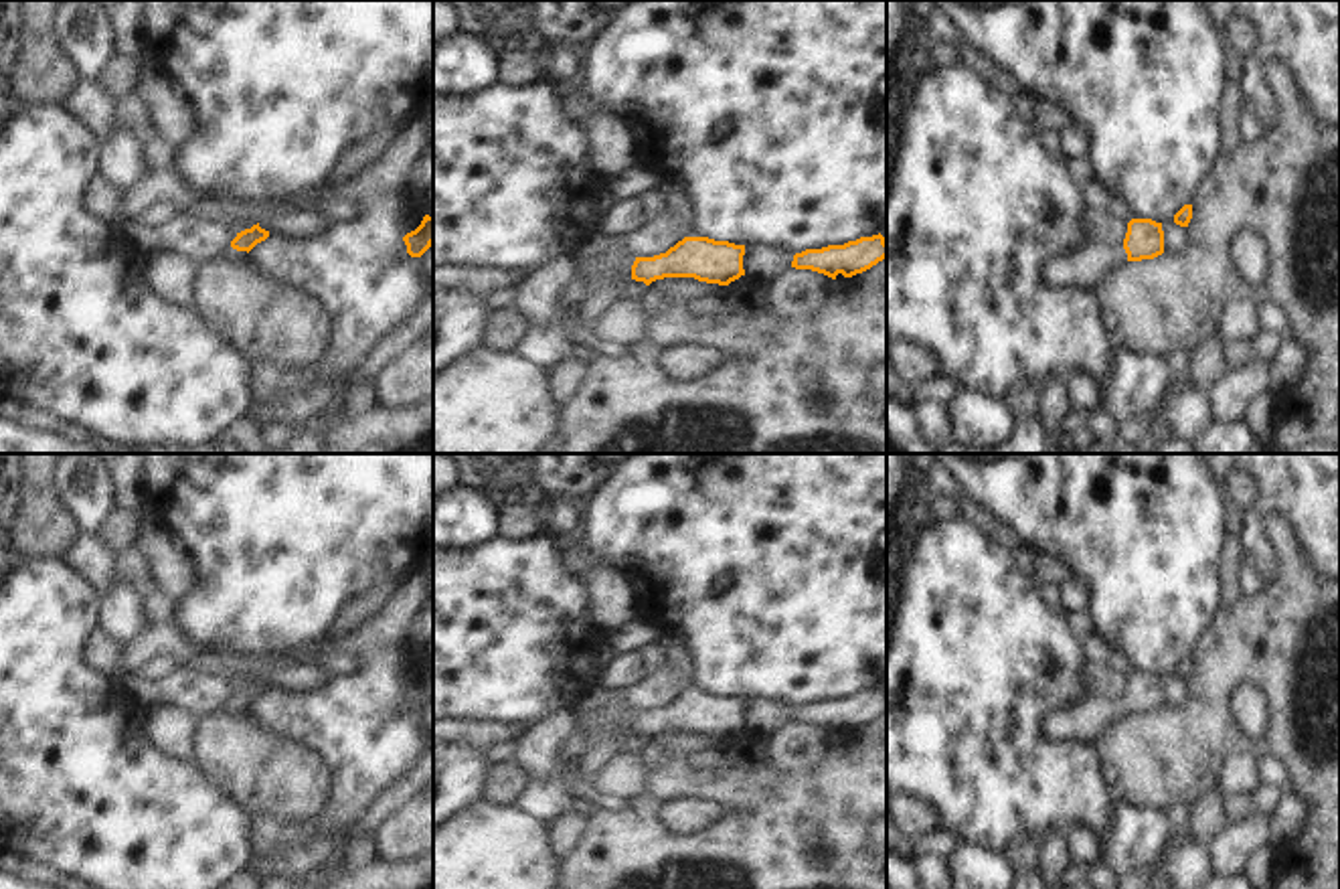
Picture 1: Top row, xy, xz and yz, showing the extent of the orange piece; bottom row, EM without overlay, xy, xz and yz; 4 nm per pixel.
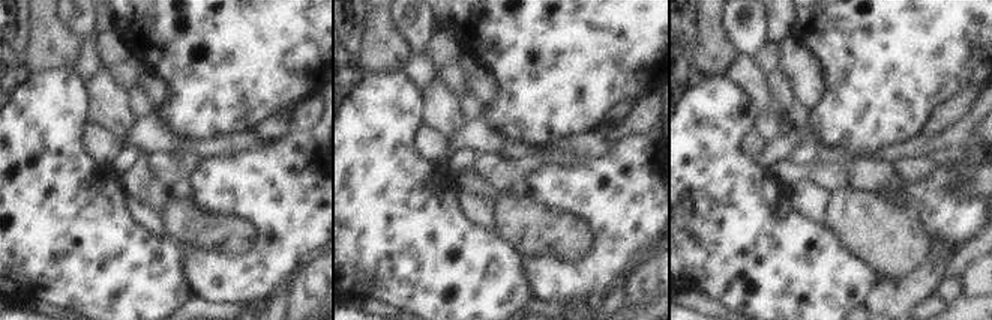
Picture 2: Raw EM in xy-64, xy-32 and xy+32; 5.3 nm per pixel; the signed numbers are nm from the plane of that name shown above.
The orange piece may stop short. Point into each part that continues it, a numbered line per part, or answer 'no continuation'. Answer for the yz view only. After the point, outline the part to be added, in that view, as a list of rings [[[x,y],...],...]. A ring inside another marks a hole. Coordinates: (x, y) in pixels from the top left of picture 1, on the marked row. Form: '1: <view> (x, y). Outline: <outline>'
1: yz (1085, 266). Outline: [[[1089,241],[1044,261],[1042,279],[1055,288],[1097,288],[1113,267],[1125,261],[1127,253],[1123,243],[1111,247],[1107,243]]]

